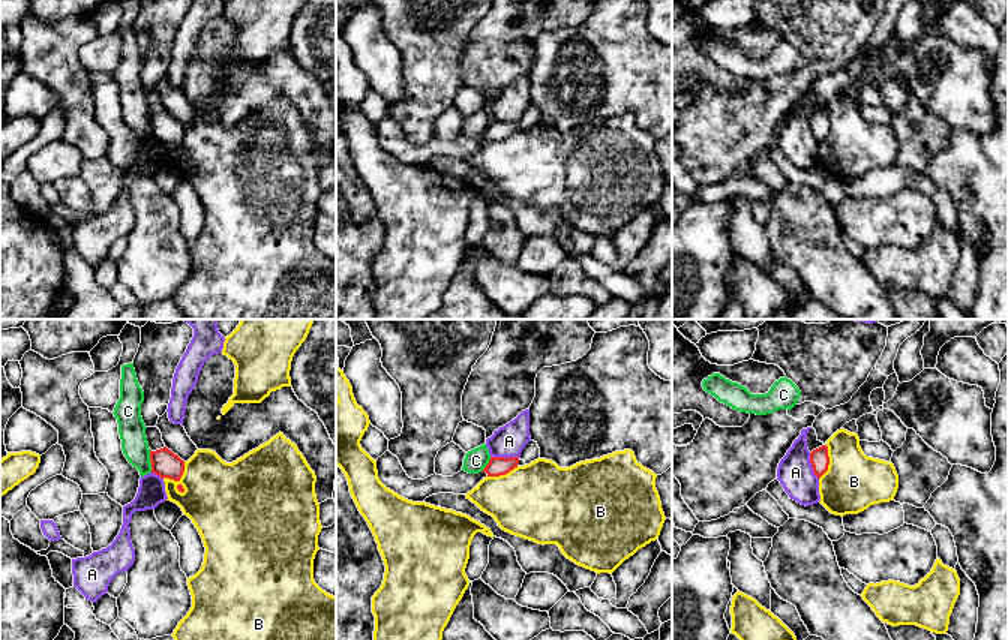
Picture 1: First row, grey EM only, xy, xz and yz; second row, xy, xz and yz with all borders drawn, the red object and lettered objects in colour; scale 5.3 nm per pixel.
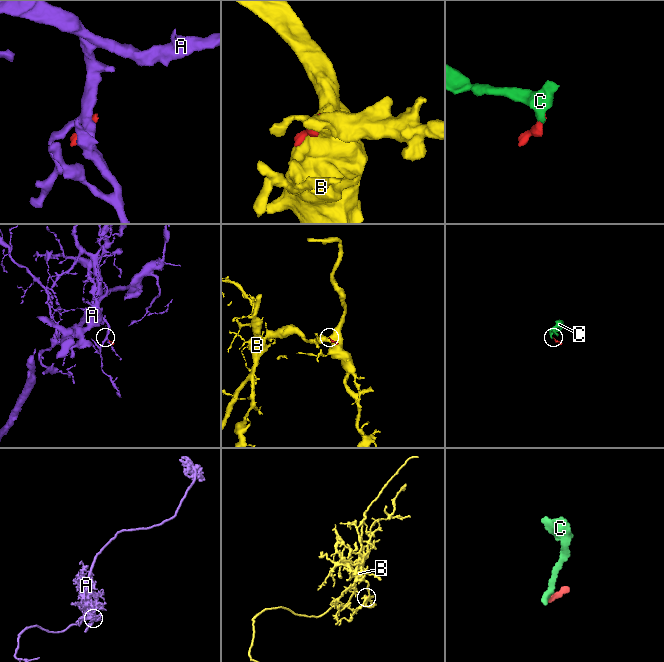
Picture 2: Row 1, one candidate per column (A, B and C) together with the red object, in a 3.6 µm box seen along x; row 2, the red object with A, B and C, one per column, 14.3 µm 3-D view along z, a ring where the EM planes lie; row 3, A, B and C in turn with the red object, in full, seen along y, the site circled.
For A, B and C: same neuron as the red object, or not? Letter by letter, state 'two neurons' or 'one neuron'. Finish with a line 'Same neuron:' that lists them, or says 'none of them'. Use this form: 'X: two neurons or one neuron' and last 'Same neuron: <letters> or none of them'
A: two neurons
B: two neurons
C: two neurons
Same neuron: none of them

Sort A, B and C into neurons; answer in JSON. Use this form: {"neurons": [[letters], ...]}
{"neurons": [["A"], ["B"], ["C"]]}

